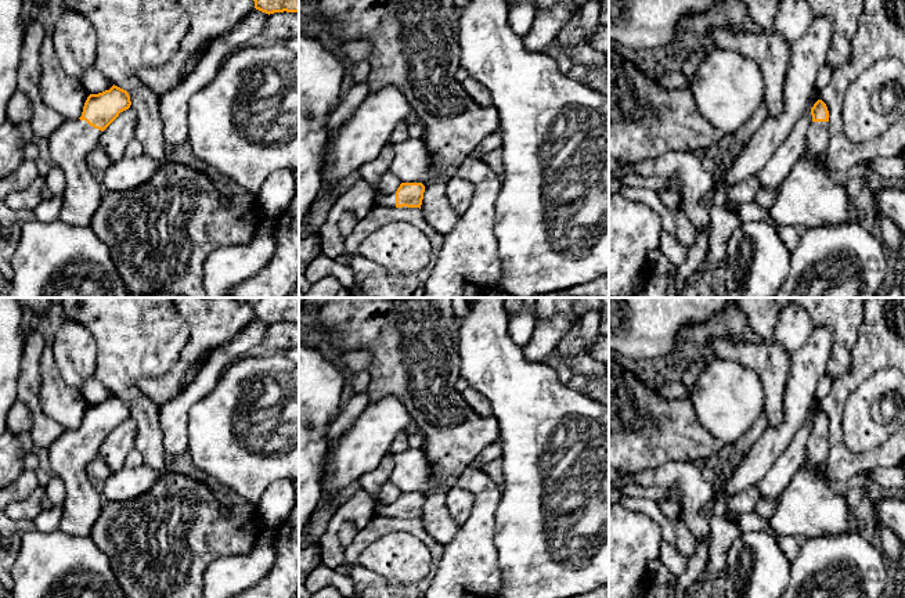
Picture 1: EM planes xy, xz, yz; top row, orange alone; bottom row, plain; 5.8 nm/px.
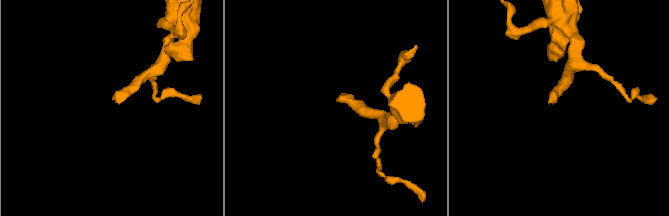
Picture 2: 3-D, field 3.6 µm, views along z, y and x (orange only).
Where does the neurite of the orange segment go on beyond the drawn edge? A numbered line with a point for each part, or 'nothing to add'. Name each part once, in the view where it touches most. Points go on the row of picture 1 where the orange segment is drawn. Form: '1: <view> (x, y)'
1: xy (69, 144)

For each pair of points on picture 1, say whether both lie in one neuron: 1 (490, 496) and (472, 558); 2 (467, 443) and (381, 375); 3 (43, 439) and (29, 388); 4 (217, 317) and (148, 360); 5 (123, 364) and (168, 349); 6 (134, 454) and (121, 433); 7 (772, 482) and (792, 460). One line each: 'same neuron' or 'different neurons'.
1: same neuron
2: same neuron
3: same neuron
4: different neurons
5: same neuron
6: different neurons
7: same neuron

